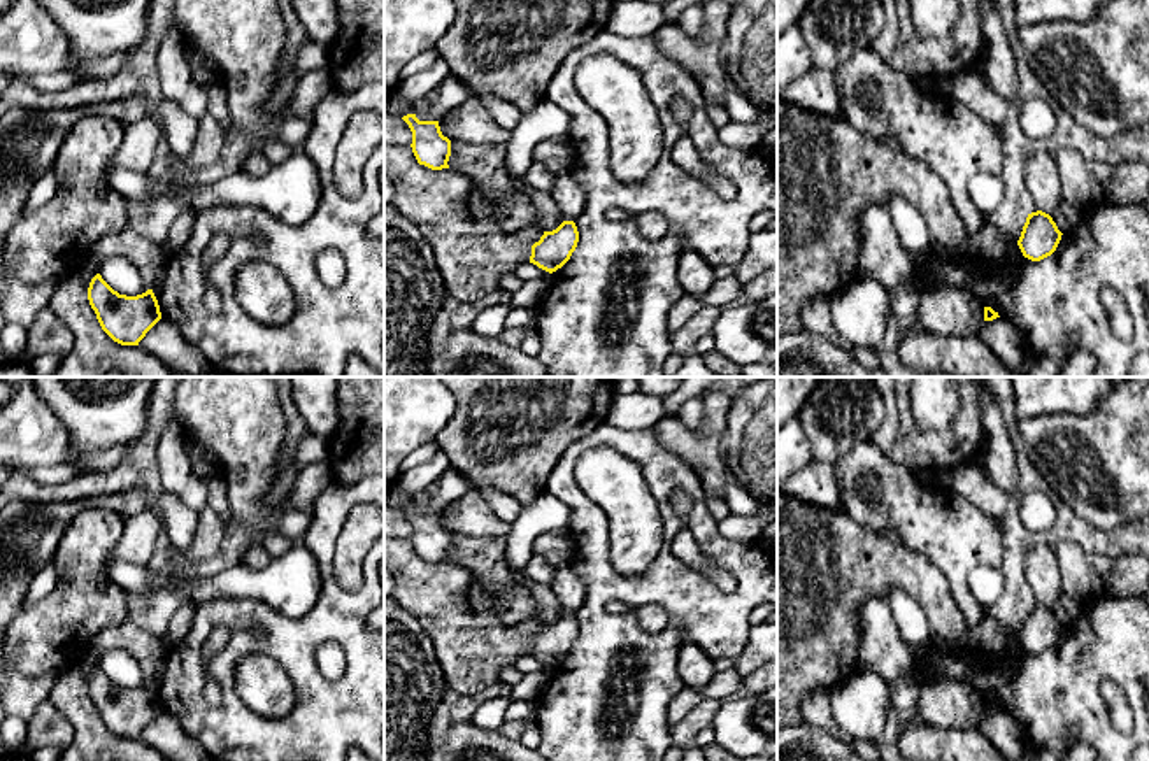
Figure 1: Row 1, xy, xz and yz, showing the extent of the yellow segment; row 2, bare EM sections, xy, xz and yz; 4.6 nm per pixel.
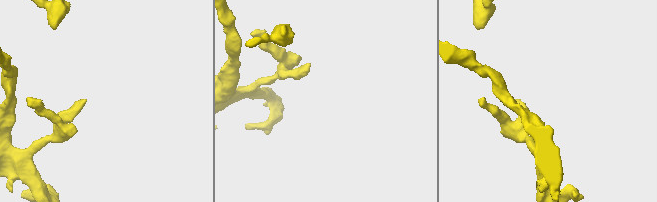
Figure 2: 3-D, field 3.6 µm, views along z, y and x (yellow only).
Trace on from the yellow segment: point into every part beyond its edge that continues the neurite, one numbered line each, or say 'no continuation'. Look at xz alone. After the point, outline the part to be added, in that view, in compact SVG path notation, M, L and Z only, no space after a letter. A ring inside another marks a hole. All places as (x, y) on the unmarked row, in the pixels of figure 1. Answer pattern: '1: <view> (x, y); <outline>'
no continuation

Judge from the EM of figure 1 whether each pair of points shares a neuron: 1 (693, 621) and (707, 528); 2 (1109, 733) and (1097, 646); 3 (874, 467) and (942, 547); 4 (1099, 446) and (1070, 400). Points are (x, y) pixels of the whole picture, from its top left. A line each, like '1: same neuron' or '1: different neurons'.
1: same neuron
2: same neuron
3: same neuron
4: different neurons

